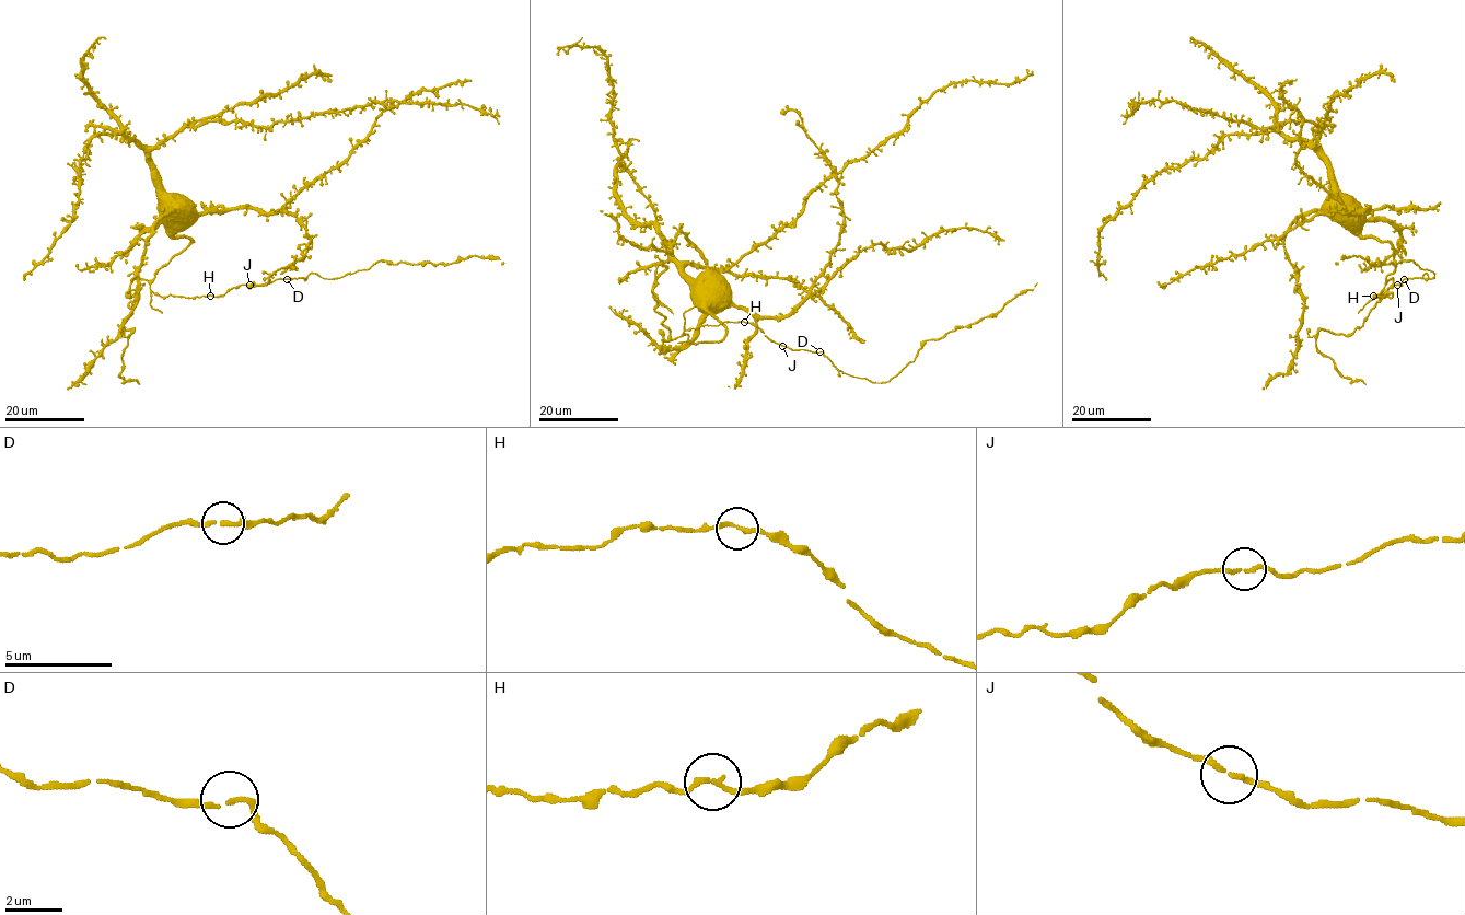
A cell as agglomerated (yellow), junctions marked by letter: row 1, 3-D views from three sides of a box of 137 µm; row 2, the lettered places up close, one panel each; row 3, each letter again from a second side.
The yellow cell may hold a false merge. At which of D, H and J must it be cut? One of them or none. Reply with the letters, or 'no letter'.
no letter

